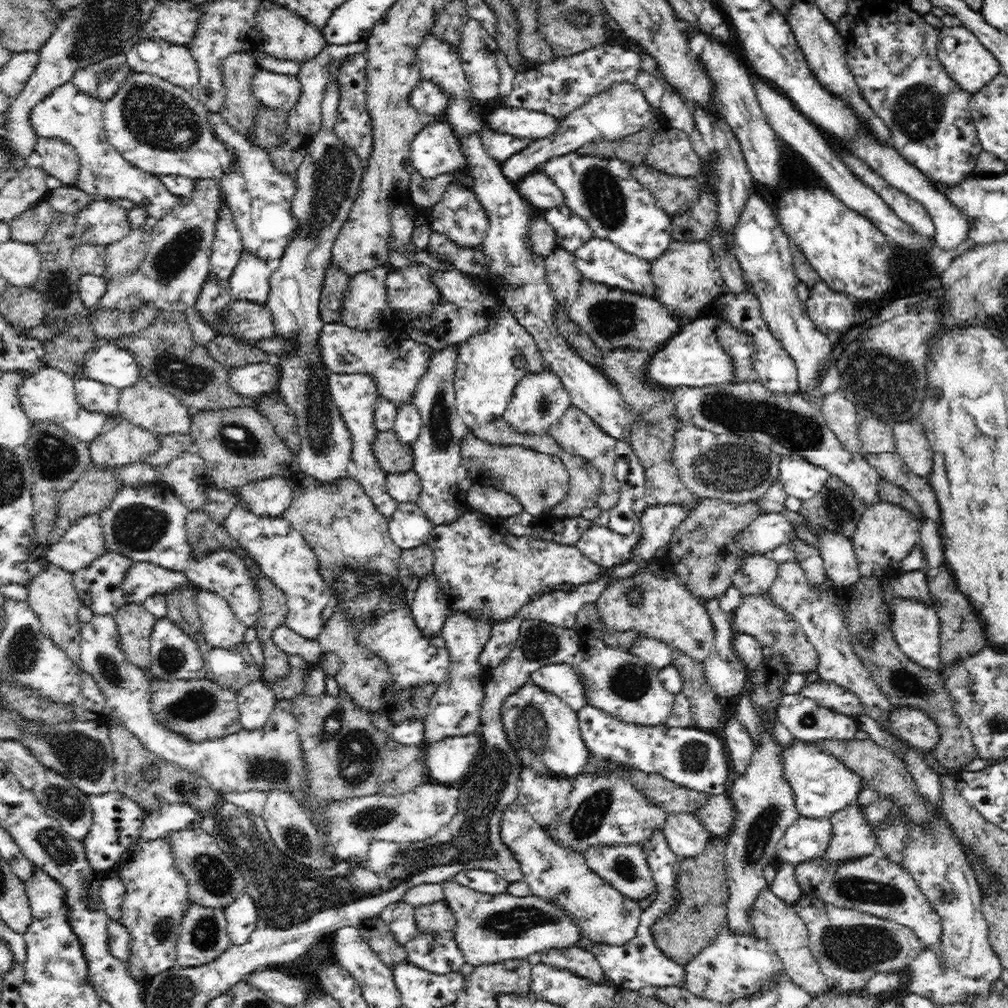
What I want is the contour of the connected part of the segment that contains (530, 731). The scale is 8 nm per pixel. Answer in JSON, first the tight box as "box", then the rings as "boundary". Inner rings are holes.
{"box":[502,682,592,778],"boundary":[[[526,682],[508,695],[502,706],[502,720],[508,741],[518,751],[522,768],[532,767],[548,775],[576,778],[592,755],[582,740],[576,711],[540,685]]]}

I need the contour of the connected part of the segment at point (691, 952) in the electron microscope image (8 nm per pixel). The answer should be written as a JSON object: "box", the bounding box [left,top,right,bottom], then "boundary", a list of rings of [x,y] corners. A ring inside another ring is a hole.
{"box":[652,836,729,966],"boundary":[[[712,836],[703,852],[693,858],[680,859],[680,875],[677,879],[680,897],[677,910],[652,924],[652,936],[664,955],[686,966],[704,950],[726,924],[729,893],[726,877],[726,848],[724,837]]]}

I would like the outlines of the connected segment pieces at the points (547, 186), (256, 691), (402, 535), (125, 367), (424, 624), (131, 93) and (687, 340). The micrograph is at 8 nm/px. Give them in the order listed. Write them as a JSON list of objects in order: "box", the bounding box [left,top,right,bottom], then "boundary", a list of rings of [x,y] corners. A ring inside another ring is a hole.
[{"box":[515,170,565,209],"boundary":[[[540,170],[522,177],[515,187],[531,206],[551,209],[565,205],[560,187]]]},{"box":[236,677,277,731],"boundary":[[[262,677],[245,684],[237,693],[236,700],[242,728],[251,731],[266,724],[277,702],[272,689],[264,683]]]},{"box":[388,503,435,550],"boundary":[[[416,503],[399,504],[399,508],[388,518],[389,534],[401,550],[426,545],[429,534],[435,526]]]},{"box":[81,342,143,390],"boundary":[[[104,342],[87,354],[81,376],[121,390],[143,378],[134,354],[114,342]]]},{"box":[411,572,449,636],"boundary":[[[434,572],[423,578],[411,594],[412,617],[425,636],[440,636],[441,628],[449,612],[449,600],[444,596]]]},{"box":[104,73,233,180],"boundary":[[[148,73],[128,76],[118,94],[104,102],[104,130],[107,141],[128,162],[156,176],[174,175],[192,179],[220,180],[233,167],[233,155],[213,134],[207,119],[208,109],[193,92]]]},{"box":[648,309,734,388],"boundary":[[[713,309],[696,319],[683,323],[681,329],[651,356],[648,364],[648,381],[653,388],[702,388],[714,384],[730,384],[734,381],[734,364],[715,335],[715,326],[722,322]]]}]

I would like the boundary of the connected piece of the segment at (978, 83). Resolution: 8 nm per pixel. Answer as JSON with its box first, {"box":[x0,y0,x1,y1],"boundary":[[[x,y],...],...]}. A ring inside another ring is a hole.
{"box":[937,26,1002,94],"boundary":[[[942,26],[938,41],[937,57],[945,71],[956,84],[970,94],[980,92],[997,74],[1002,72],[996,57],[965,26]]]}

